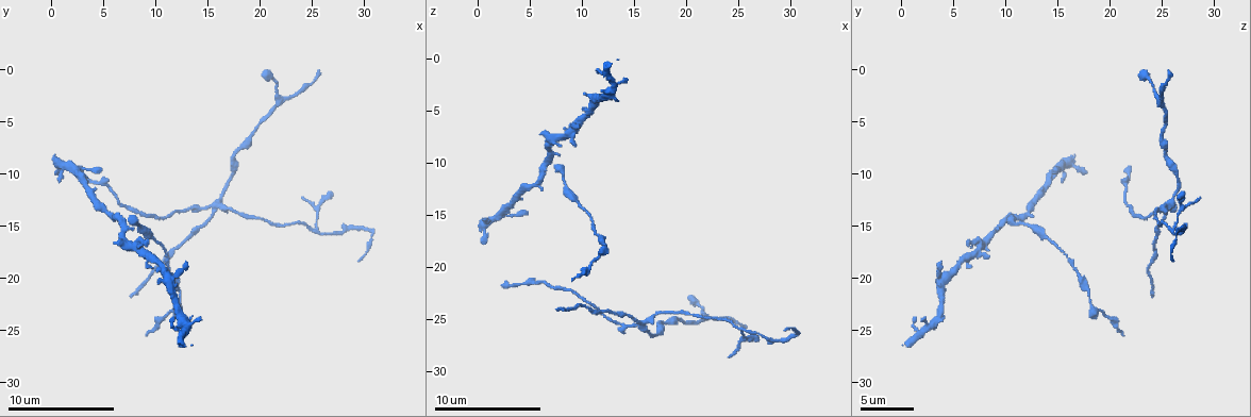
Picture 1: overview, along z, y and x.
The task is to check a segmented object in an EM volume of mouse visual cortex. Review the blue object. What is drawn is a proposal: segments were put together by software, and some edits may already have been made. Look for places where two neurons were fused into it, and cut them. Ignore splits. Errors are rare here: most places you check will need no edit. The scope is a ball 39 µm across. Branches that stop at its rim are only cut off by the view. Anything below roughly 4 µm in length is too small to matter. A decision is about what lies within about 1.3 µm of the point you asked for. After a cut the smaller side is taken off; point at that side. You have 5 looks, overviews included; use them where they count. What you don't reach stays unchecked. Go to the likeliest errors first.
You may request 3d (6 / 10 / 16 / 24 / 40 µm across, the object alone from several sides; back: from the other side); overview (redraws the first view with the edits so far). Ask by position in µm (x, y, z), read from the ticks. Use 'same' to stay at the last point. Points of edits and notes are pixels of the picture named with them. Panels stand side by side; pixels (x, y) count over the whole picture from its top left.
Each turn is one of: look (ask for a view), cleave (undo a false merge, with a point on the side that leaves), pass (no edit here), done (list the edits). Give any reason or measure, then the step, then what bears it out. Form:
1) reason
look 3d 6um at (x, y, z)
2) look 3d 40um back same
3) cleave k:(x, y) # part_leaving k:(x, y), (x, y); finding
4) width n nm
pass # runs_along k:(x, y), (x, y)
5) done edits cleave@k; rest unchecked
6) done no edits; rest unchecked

look 3d 6um at (7.0, 14.6, 9.6)

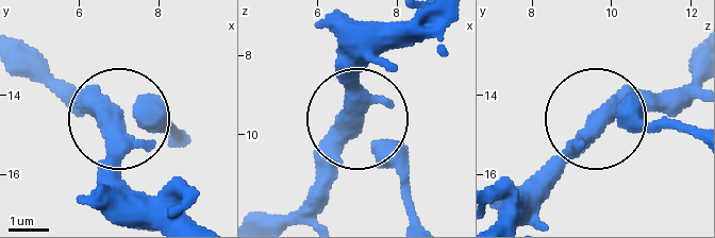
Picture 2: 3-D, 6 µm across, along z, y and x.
width 380 nm
pass # one neuron here

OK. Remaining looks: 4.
three-way junction
look 3d 16um at (15.8, 12.6, 25.6)

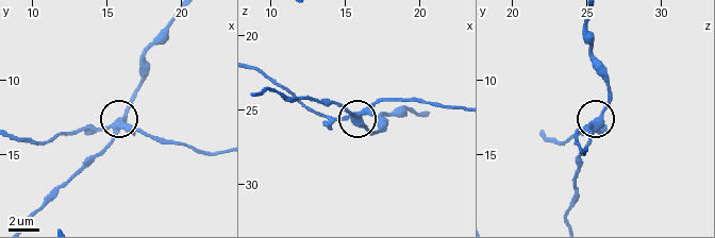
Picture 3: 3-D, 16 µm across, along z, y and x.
cleave 3:(136, 130) # part_leaving 3:(117, 125), (219, 152); two neurons meet here

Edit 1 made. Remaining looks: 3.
thin neck
look 3d 6um at (17.6, 7.8, 25.4)

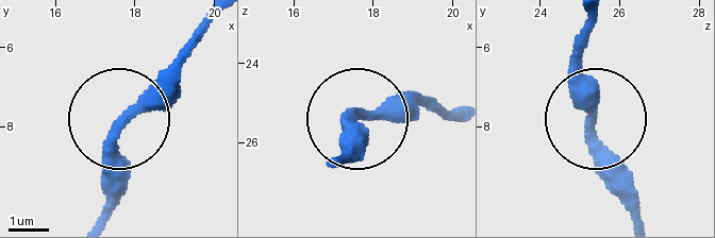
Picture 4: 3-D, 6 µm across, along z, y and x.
pass # one neuron here

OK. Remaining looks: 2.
done edits cleave@3; rest unchecked

